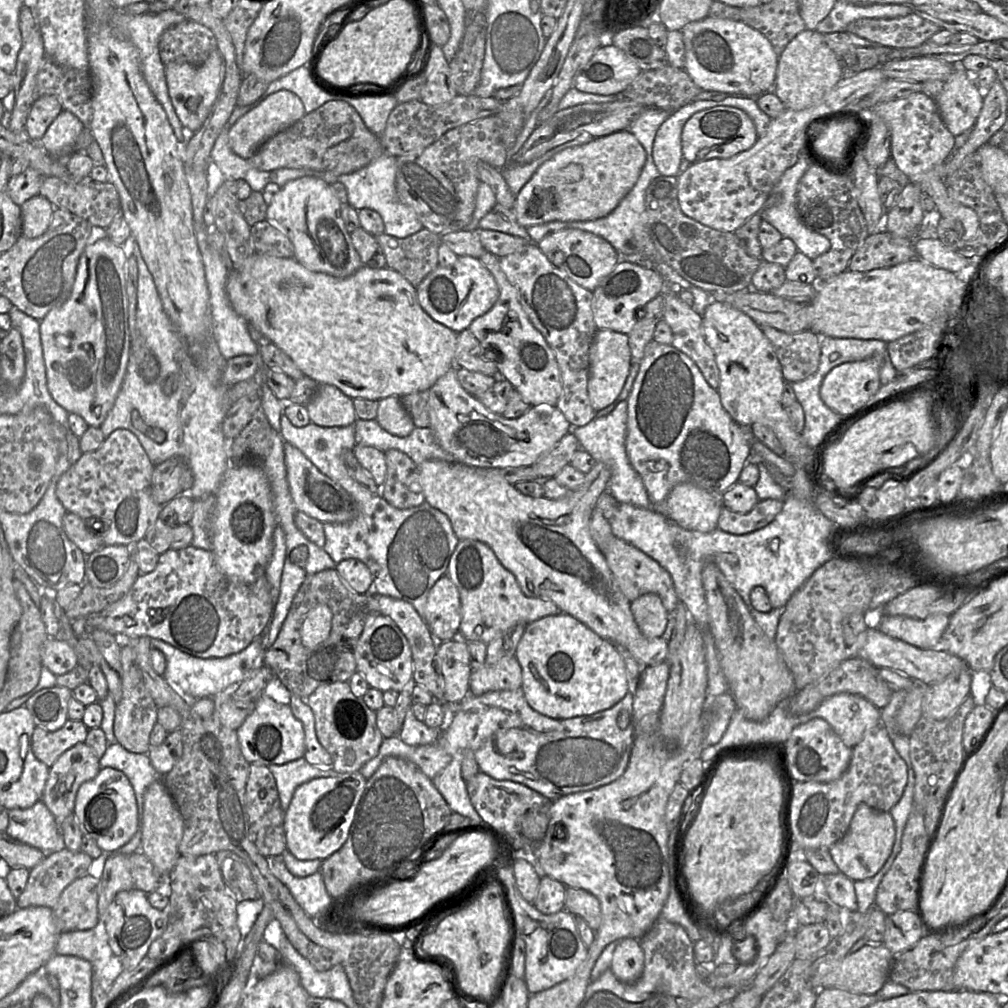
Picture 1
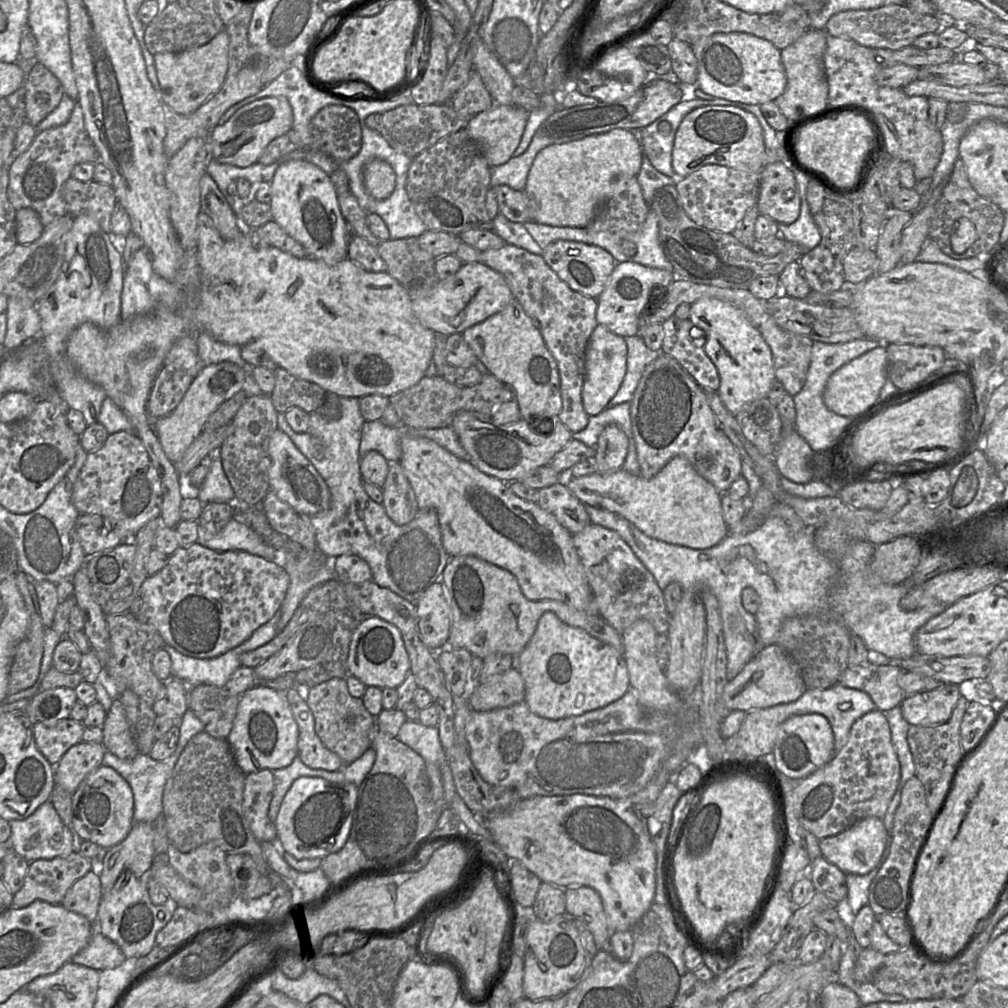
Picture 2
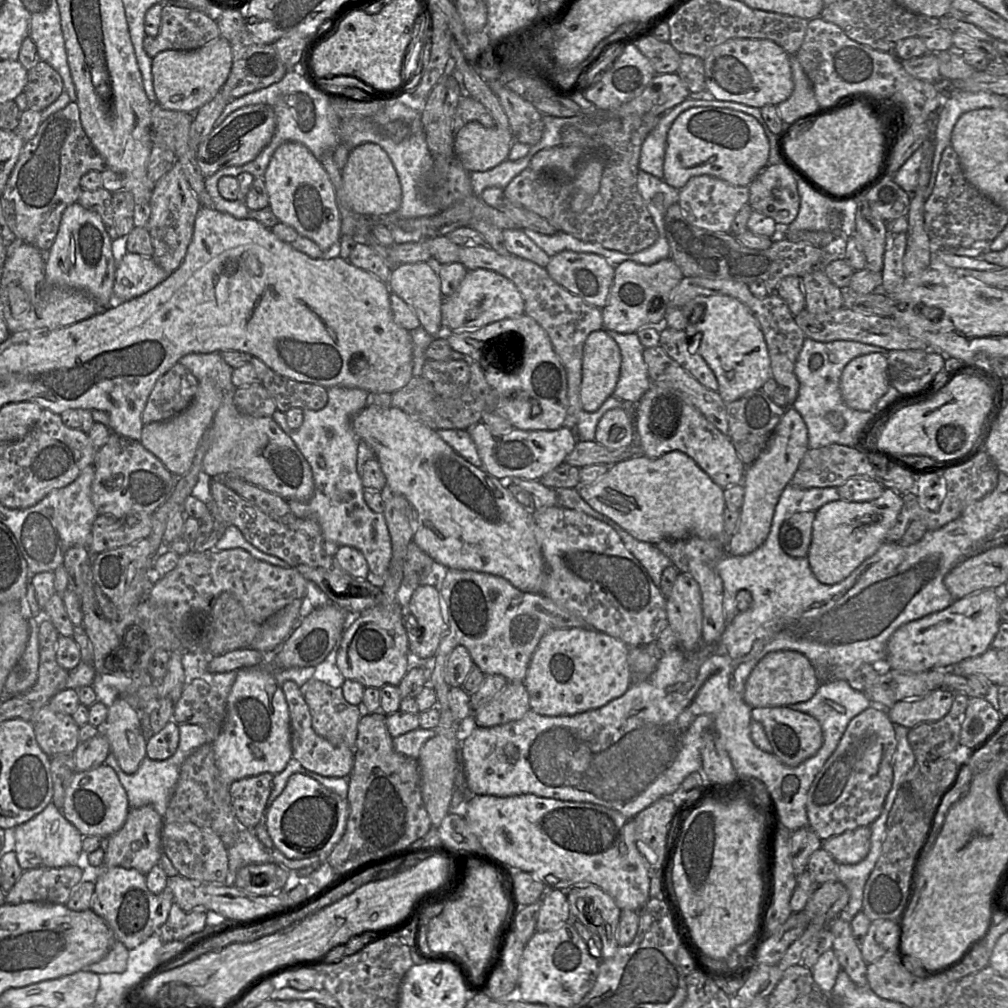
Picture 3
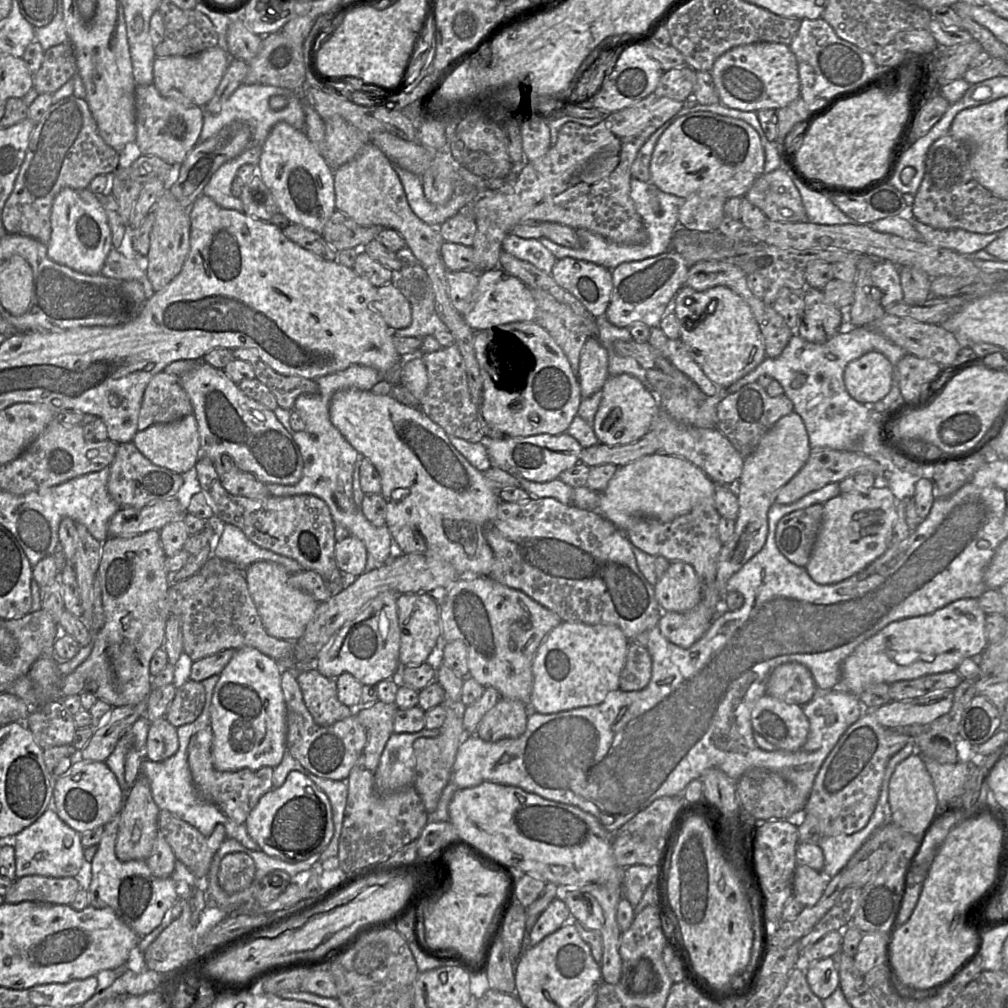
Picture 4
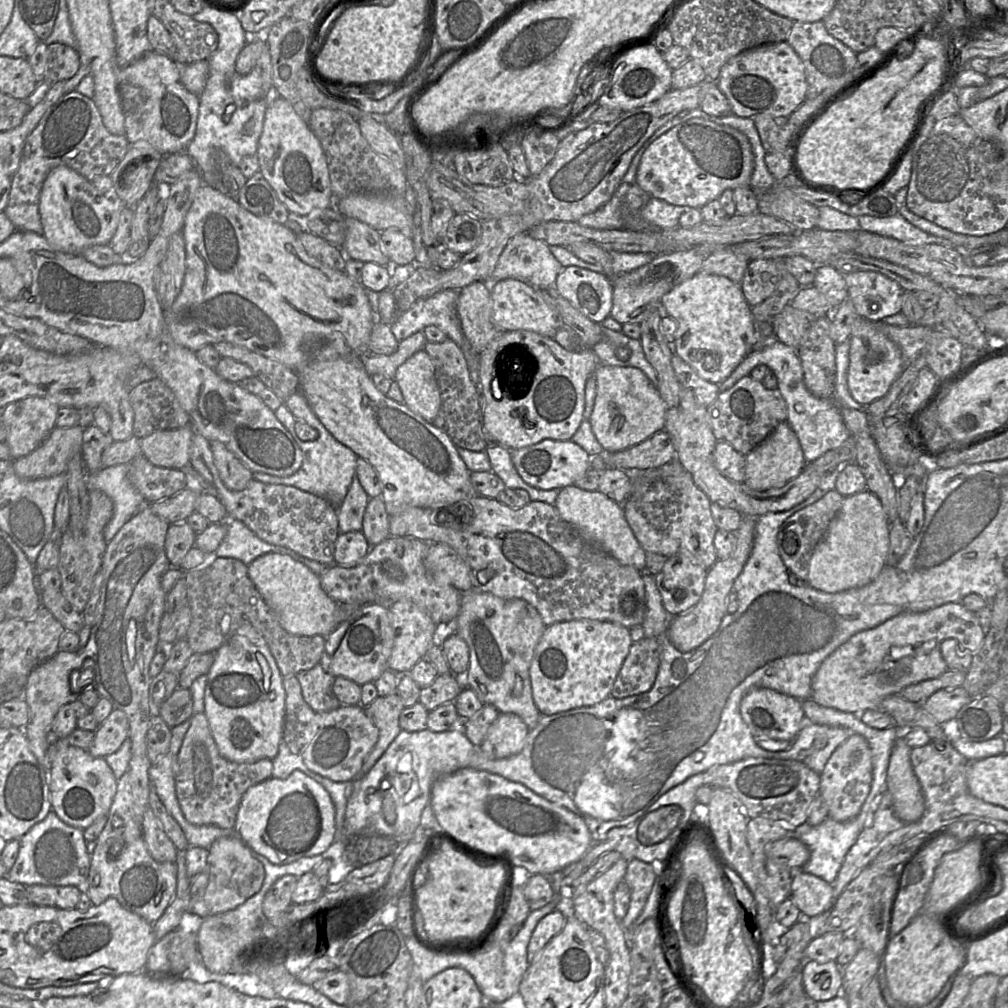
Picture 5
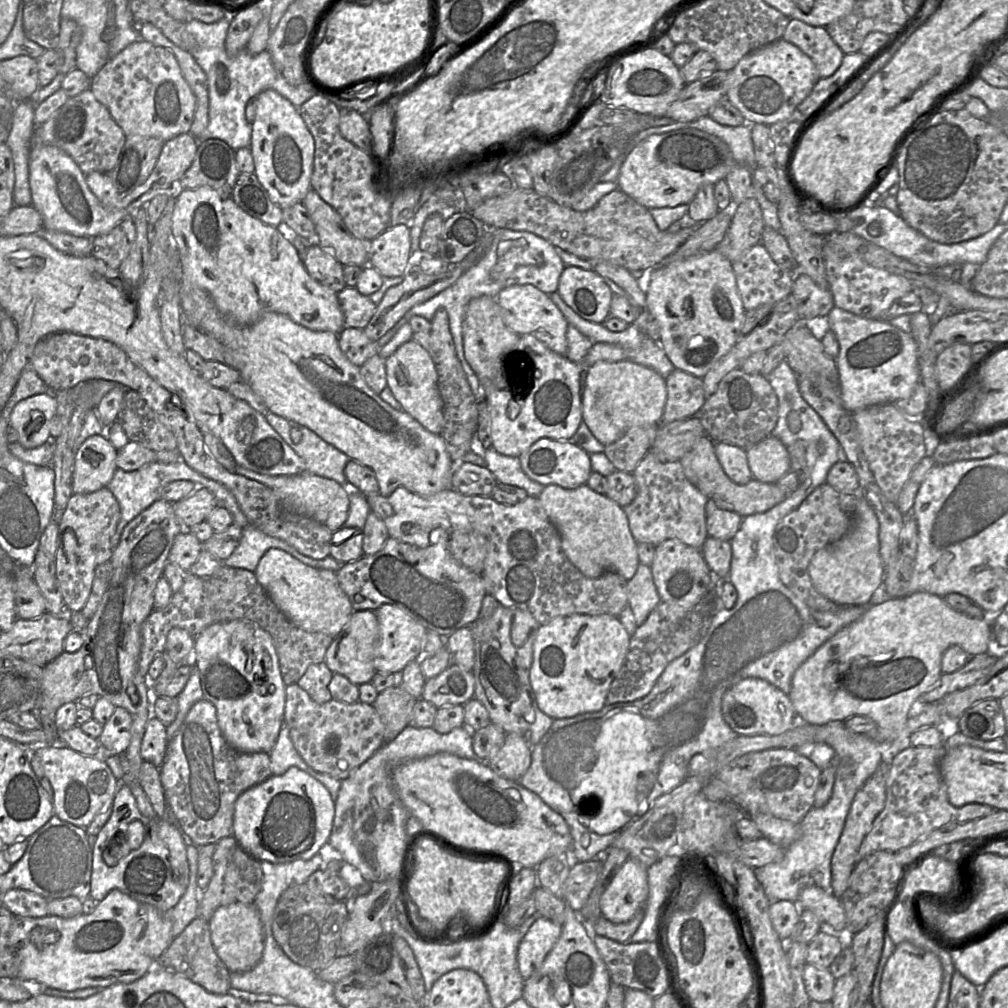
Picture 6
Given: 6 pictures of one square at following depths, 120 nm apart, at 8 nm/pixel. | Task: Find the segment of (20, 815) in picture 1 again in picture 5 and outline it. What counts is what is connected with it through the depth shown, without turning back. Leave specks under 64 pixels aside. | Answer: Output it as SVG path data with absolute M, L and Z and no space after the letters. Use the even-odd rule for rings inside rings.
M51 810L47 816L35 824L20 839L17 859L7 872L11 882L45 886L75 886L84 888L89 876L91 856L87 852L84 831L71 827L61 821Z

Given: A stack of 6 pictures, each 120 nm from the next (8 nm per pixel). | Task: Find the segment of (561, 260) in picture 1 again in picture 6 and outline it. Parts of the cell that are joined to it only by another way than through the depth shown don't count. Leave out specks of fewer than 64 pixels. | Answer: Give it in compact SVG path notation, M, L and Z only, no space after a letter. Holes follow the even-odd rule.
M566 266L559 278L557 293L585 320L603 323L610 316L614 294L595 271Z

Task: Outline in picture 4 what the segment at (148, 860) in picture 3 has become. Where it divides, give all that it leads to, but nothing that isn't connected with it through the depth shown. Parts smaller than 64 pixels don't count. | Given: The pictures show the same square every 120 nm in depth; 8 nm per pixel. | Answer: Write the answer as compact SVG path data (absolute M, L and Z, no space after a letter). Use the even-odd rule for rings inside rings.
M140 774L130 787L125 803L120 812L120 823L116 839L115 853L122 862L144 860L150 856L159 833L158 815L160 809L156 805L148 779Z

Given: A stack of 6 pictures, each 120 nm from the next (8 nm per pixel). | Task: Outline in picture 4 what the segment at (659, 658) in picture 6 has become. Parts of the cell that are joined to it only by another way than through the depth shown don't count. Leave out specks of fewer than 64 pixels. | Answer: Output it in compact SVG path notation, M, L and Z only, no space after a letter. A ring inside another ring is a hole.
M630 643L625 666L620 675L619 689L625 692L644 689L652 676L652 658L647 647Z

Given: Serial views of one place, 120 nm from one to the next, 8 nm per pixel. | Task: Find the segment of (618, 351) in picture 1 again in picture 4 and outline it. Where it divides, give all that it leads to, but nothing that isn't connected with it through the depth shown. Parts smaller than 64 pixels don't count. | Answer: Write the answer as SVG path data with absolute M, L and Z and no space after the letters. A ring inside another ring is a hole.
M590 336L580 353L578 381L582 399L601 391L608 377L607 350L595 336Z

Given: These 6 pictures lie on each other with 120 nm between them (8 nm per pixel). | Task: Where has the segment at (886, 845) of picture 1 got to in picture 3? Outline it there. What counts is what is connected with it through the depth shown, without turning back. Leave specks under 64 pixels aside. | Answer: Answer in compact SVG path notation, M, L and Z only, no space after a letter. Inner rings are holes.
M870 826L858 827L822 841L822 848L839 864L853 865L863 861L871 847Z

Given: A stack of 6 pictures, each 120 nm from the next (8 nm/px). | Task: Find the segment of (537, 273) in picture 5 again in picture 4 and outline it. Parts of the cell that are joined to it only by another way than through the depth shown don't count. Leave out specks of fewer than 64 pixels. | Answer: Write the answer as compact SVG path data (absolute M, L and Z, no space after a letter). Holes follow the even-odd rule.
M512 233L504 238L502 250L520 260L529 262L547 274L551 273L557 260L557 258L555 258L555 256L544 247L538 239L525 239Z

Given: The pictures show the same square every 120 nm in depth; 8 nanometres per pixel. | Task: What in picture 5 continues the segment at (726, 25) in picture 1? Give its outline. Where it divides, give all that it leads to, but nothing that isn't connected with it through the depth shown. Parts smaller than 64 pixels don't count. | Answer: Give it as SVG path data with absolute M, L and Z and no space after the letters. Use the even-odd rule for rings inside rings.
M787 42L761 45L734 56L722 67L716 83L729 101L732 114L742 118L766 114L774 119L787 119L806 100L808 91L804 64Z

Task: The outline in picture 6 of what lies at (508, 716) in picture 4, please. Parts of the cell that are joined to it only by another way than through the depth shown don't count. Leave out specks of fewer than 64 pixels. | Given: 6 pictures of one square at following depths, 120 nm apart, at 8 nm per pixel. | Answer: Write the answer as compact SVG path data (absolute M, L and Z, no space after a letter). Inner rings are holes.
M506 734L505 742L486 764L498 776L517 781L531 764L531 747L518 734Z

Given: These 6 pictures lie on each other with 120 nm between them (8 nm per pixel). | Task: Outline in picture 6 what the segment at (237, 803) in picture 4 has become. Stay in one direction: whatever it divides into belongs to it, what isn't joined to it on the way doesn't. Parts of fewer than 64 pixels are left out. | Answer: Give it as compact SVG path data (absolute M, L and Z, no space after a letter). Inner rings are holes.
M205 699L197 701L175 736L169 740L165 759L159 767L167 807L176 817L181 831L189 837L190 843L201 847L233 836L236 800L243 792L272 776L270 764L270 756L265 752L244 753L231 747L220 731L214 705Z

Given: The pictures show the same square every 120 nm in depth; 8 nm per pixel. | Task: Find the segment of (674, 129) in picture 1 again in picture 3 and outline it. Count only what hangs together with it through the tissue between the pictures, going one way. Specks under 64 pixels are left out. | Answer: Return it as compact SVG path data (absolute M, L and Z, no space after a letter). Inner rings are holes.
M688 98L660 117L657 126L647 135L641 146L639 170L663 179L663 163L669 129L681 113L698 105L706 105L706 101L710 100Z

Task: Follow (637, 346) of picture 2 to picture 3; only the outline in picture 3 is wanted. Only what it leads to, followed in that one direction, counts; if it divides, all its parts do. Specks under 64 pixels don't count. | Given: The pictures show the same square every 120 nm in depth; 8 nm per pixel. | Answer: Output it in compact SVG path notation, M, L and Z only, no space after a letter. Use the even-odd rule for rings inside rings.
M606 331L617 343L621 354L619 379L612 396L636 405L650 386L647 366L643 360L645 348L636 333Z

